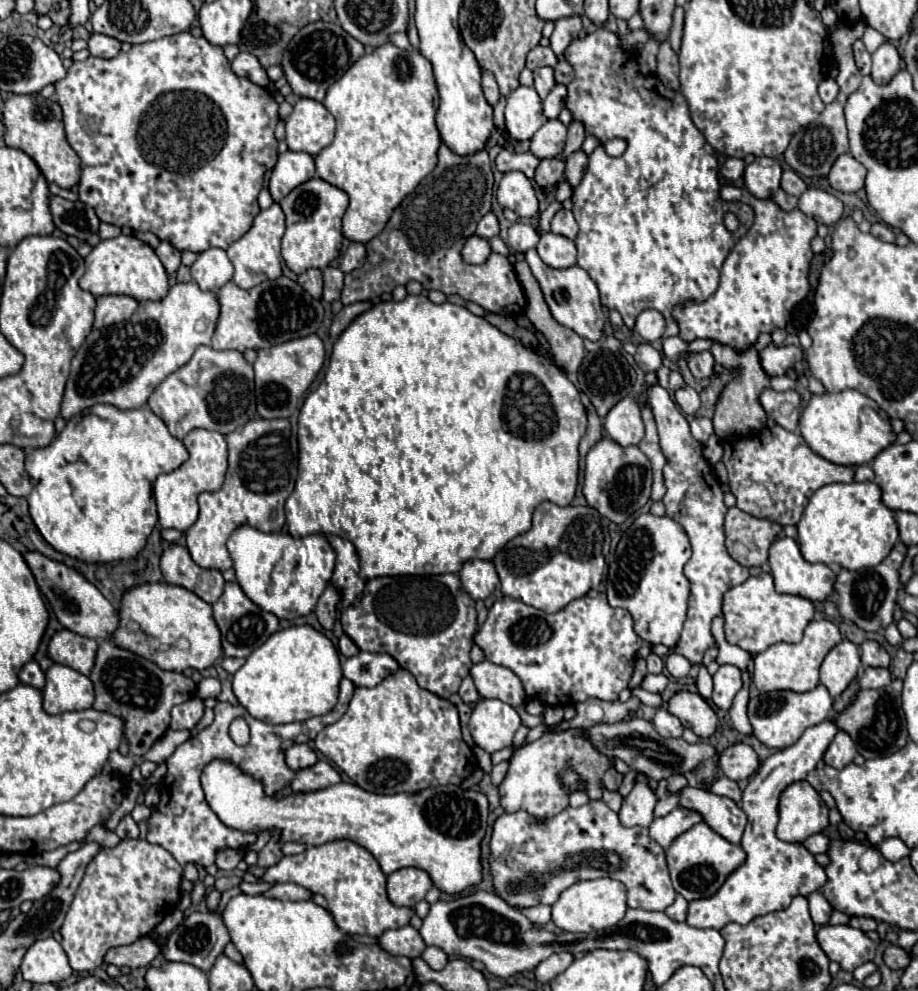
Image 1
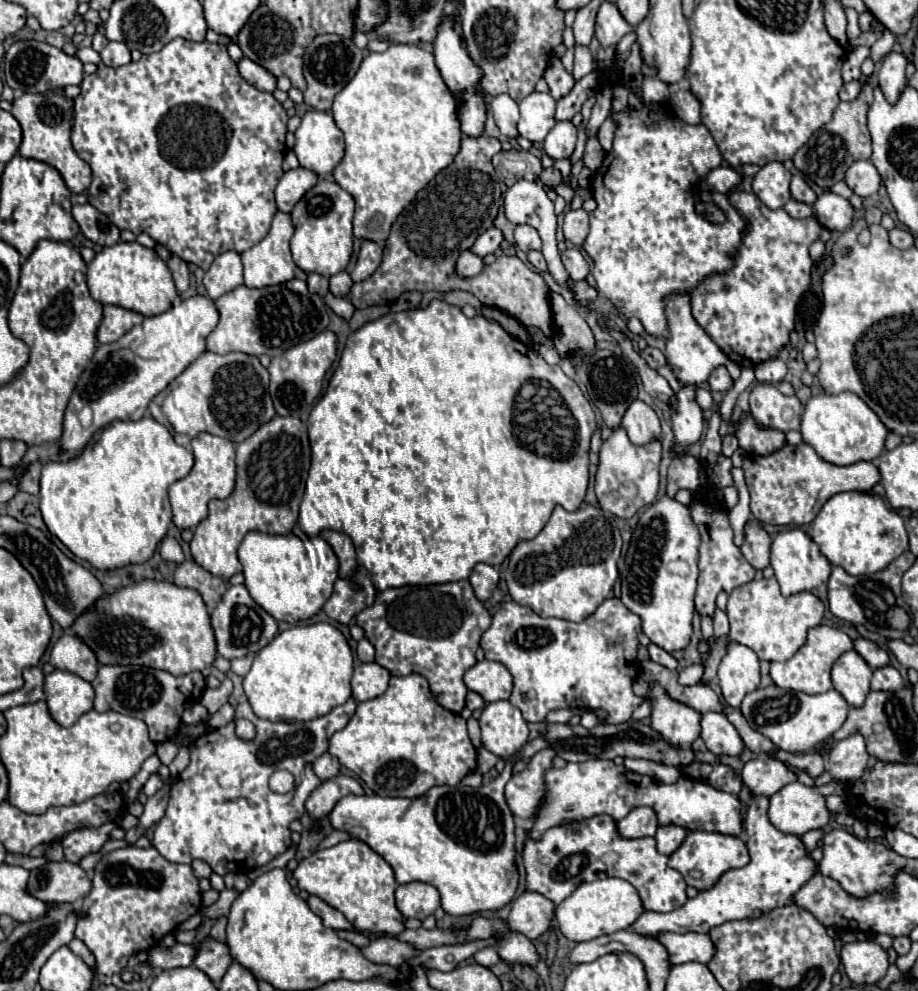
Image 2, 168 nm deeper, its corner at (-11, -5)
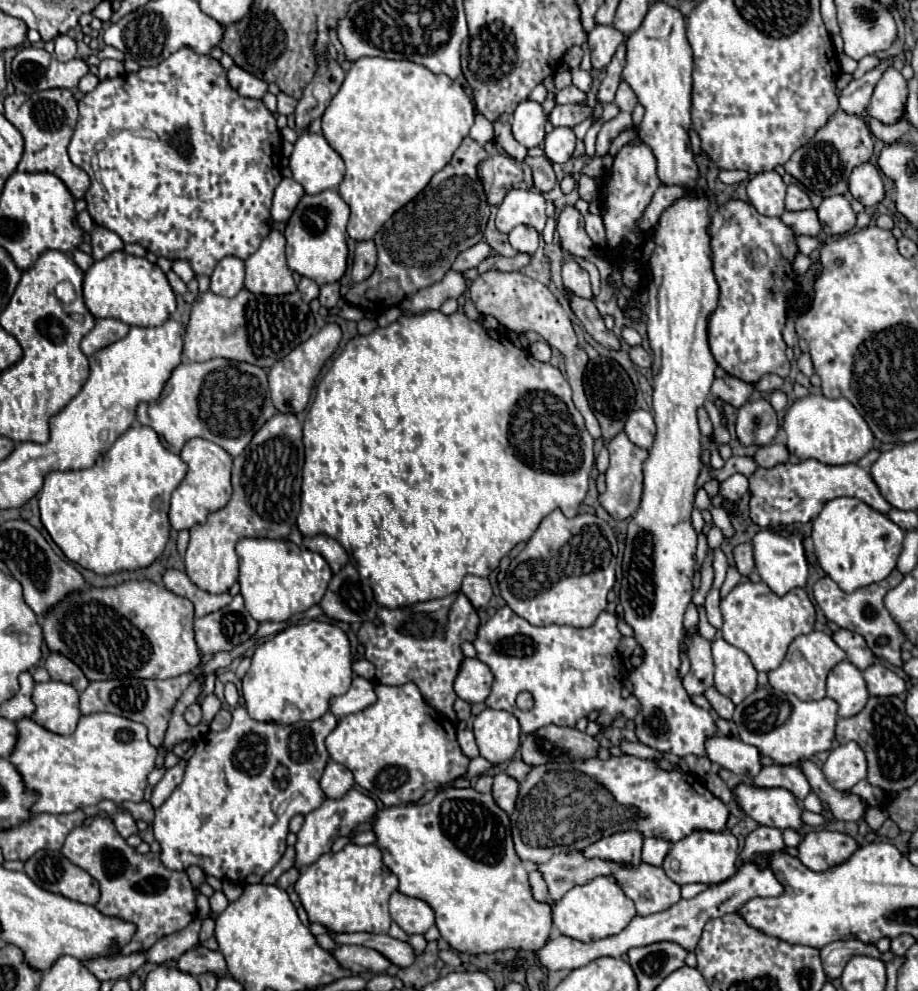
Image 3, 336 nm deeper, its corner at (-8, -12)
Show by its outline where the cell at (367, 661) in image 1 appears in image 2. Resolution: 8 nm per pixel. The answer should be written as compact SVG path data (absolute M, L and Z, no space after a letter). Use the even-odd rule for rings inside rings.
M378 663L358 665L352 675L352 699L356 703L362 703L382 695L388 689L390 677L392 675Z

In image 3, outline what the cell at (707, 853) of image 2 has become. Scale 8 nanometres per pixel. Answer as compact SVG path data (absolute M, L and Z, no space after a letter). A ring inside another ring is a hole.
M693 832L675 842L665 856L665 874L679 886L683 884L719 884L735 874L735 862L739 856L737 838L731 832Z

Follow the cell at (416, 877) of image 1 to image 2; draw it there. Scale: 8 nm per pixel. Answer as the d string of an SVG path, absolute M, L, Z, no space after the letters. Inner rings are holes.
M420 881L398 885L396 907L404 917L414 917L422 921L440 907L440 893L434 885Z

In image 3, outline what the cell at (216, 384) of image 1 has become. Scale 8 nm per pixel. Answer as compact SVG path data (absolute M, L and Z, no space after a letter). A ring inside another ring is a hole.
M227 358L207 362L183 362L167 380L159 400L139 404L137 420L153 428L173 454L195 436L219 444L231 456L239 456L251 442L253 434L275 414L269 398L267 374L253 364Z

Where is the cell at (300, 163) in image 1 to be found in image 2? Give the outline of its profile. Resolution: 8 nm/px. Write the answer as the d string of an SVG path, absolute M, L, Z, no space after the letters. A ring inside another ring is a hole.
M292 169L292 171L286 171L278 185L276 185L276 205L278 205L278 211L282 213L290 213L294 209L294 205L302 199L302 195L314 187L318 181L318 175L308 171L308 169Z

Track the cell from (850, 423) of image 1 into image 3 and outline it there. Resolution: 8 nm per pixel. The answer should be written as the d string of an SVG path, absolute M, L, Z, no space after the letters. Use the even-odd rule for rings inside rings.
M809 394L801 400L795 400L783 420L783 430L787 434L787 448L791 454L801 460L815 458L831 466L859 462L875 446L875 436L865 418L861 418L847 398L831 400L823 394Z

